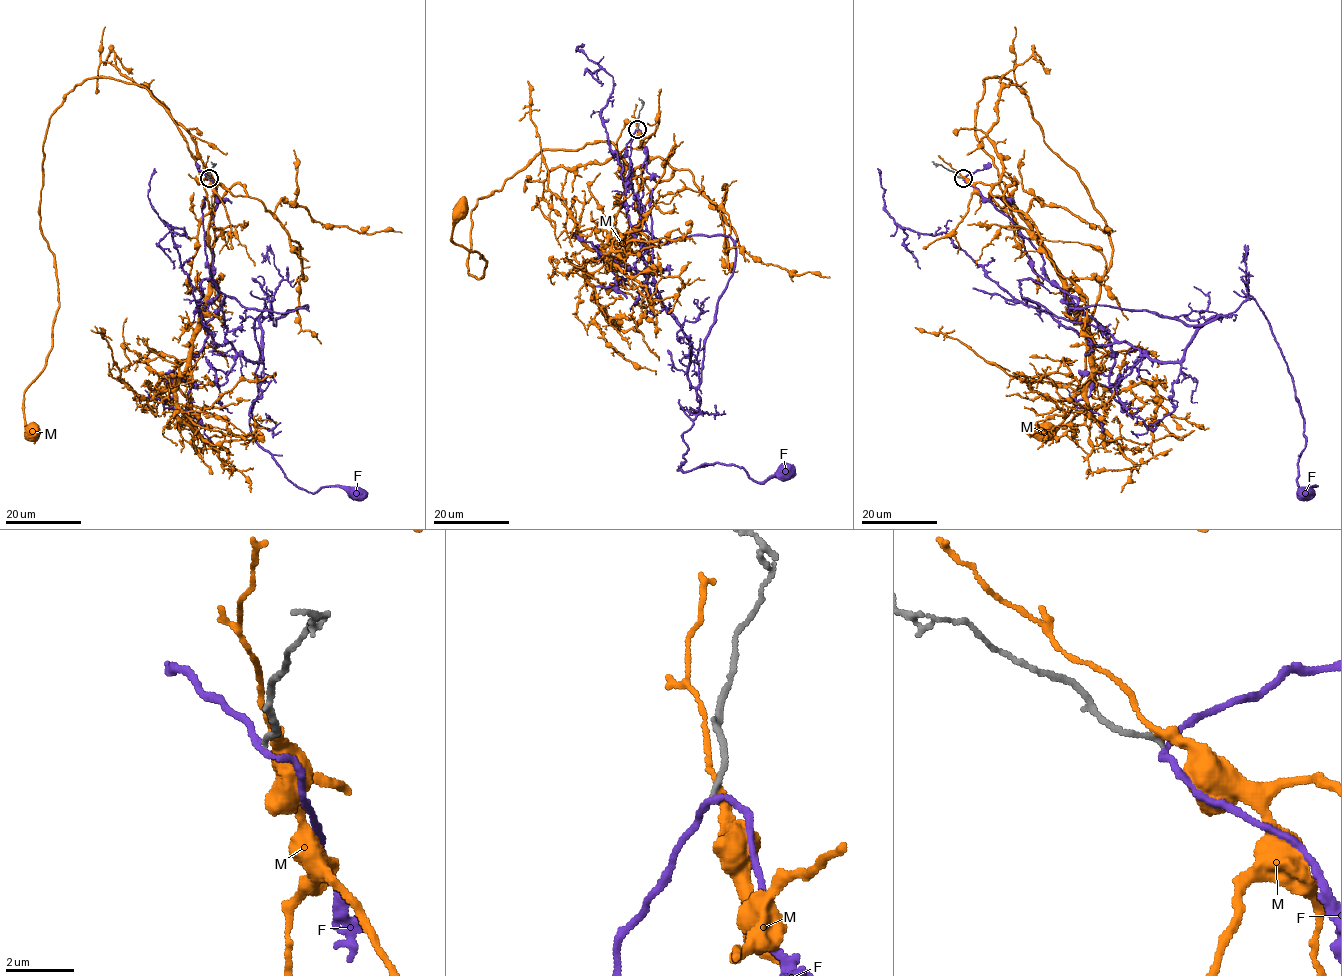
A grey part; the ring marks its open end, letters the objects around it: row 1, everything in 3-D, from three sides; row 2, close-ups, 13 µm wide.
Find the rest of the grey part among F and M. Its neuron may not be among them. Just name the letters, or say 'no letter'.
no letter

